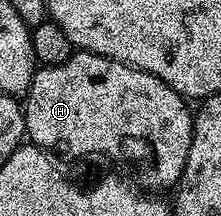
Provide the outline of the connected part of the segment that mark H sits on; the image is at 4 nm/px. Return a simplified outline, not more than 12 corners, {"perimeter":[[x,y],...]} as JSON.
{"perimeter":[[76,51],[35,72],[26,137],[143,190],[186,171],[194,113],[156,75]]}

